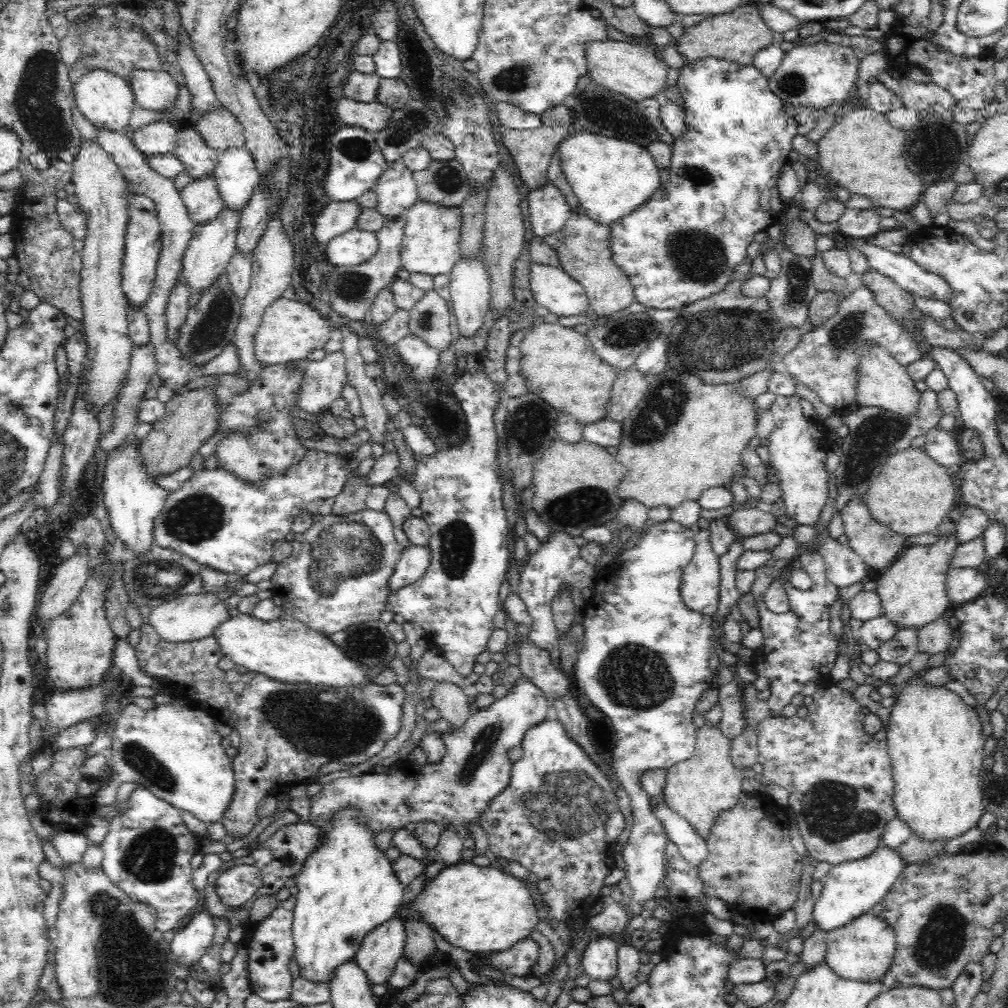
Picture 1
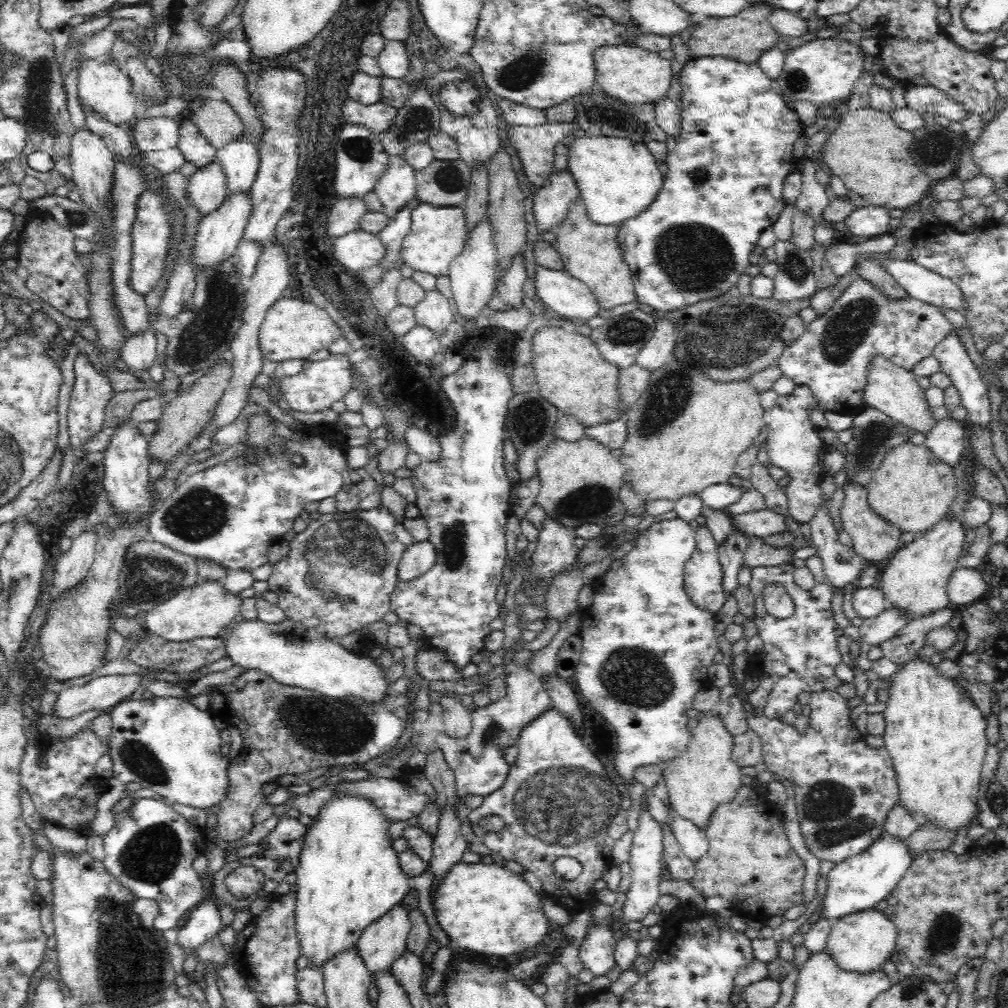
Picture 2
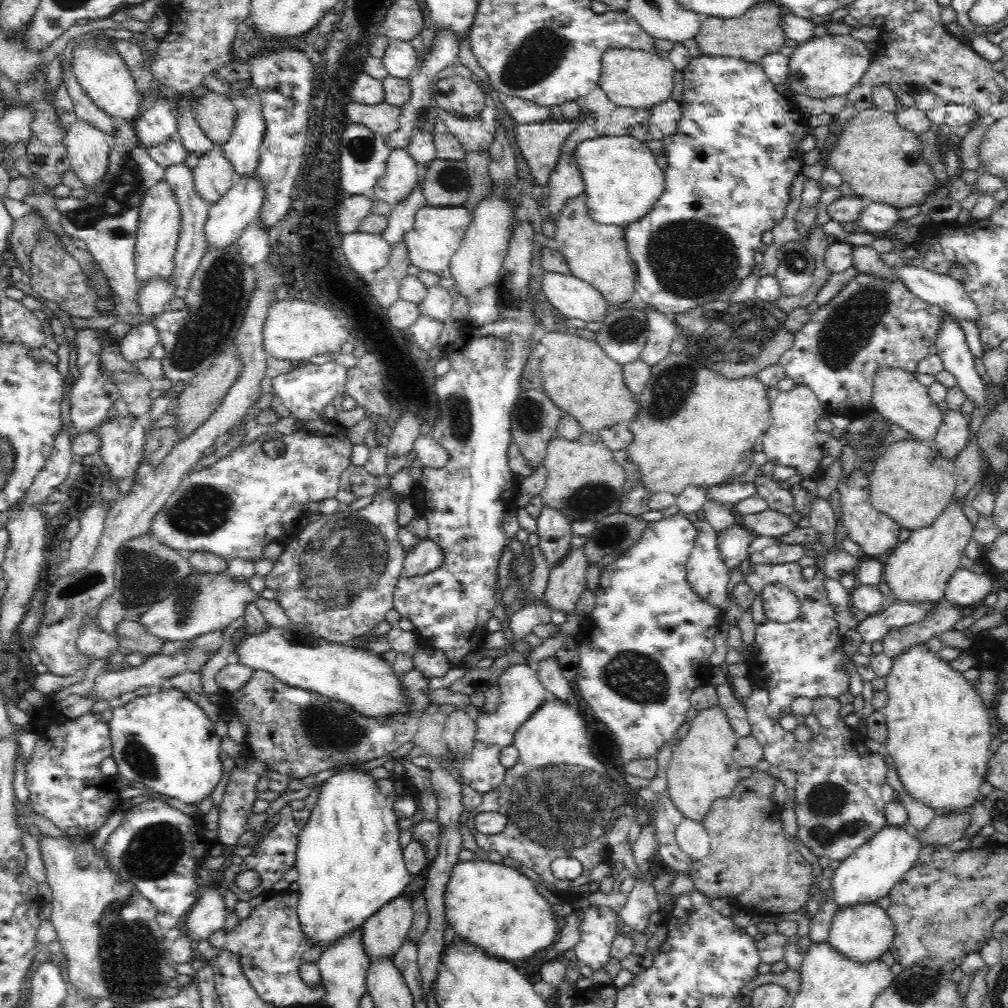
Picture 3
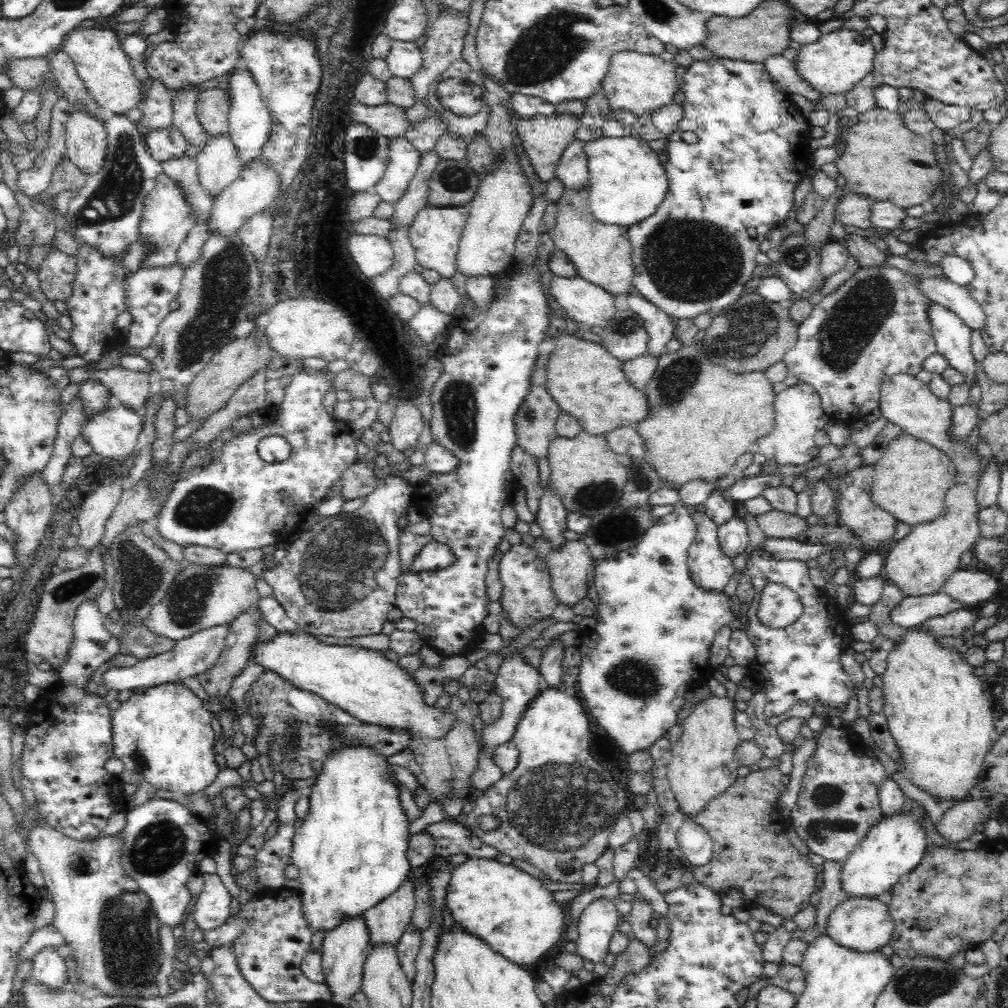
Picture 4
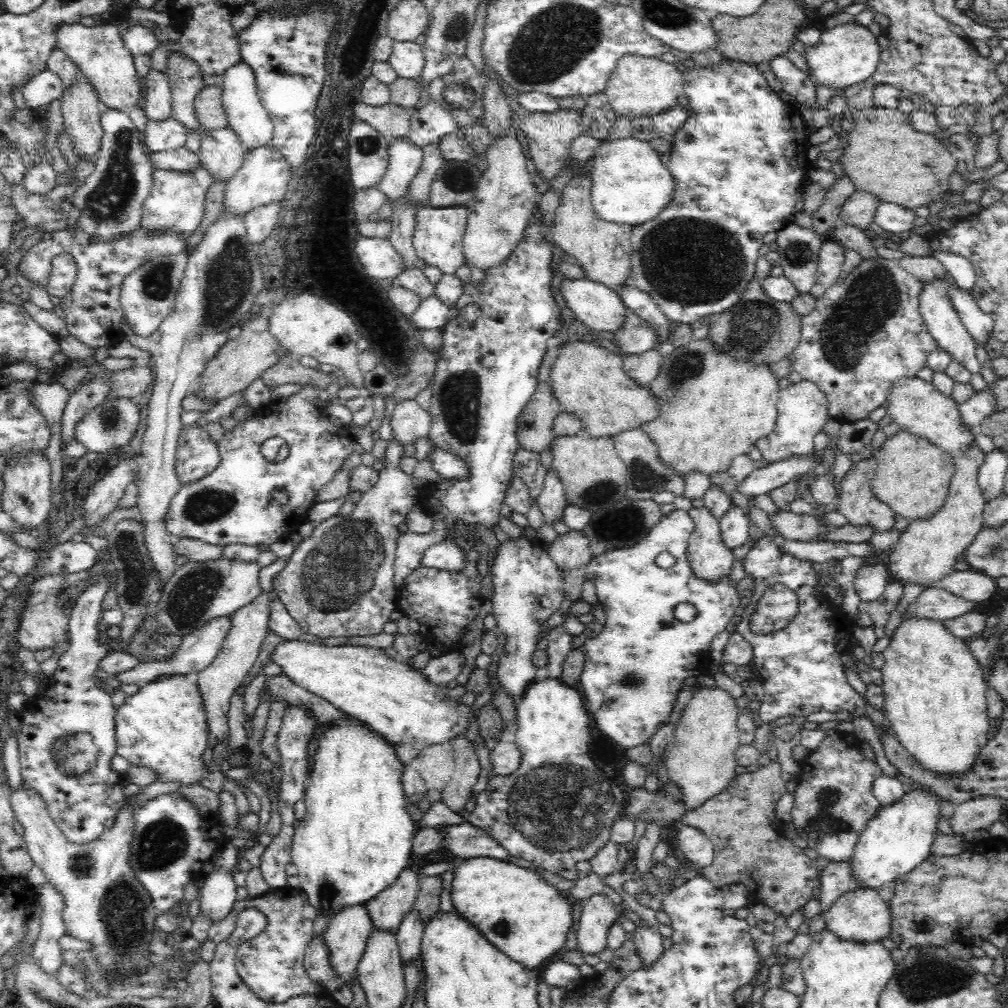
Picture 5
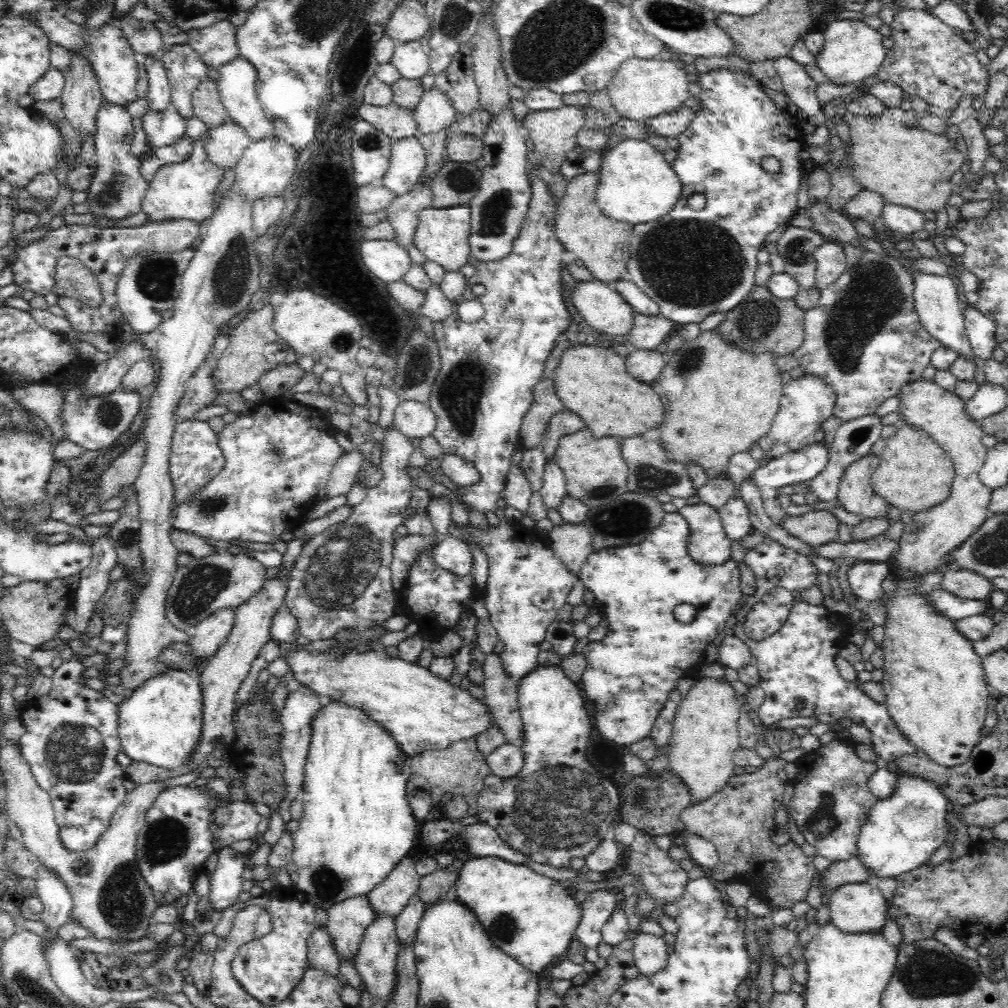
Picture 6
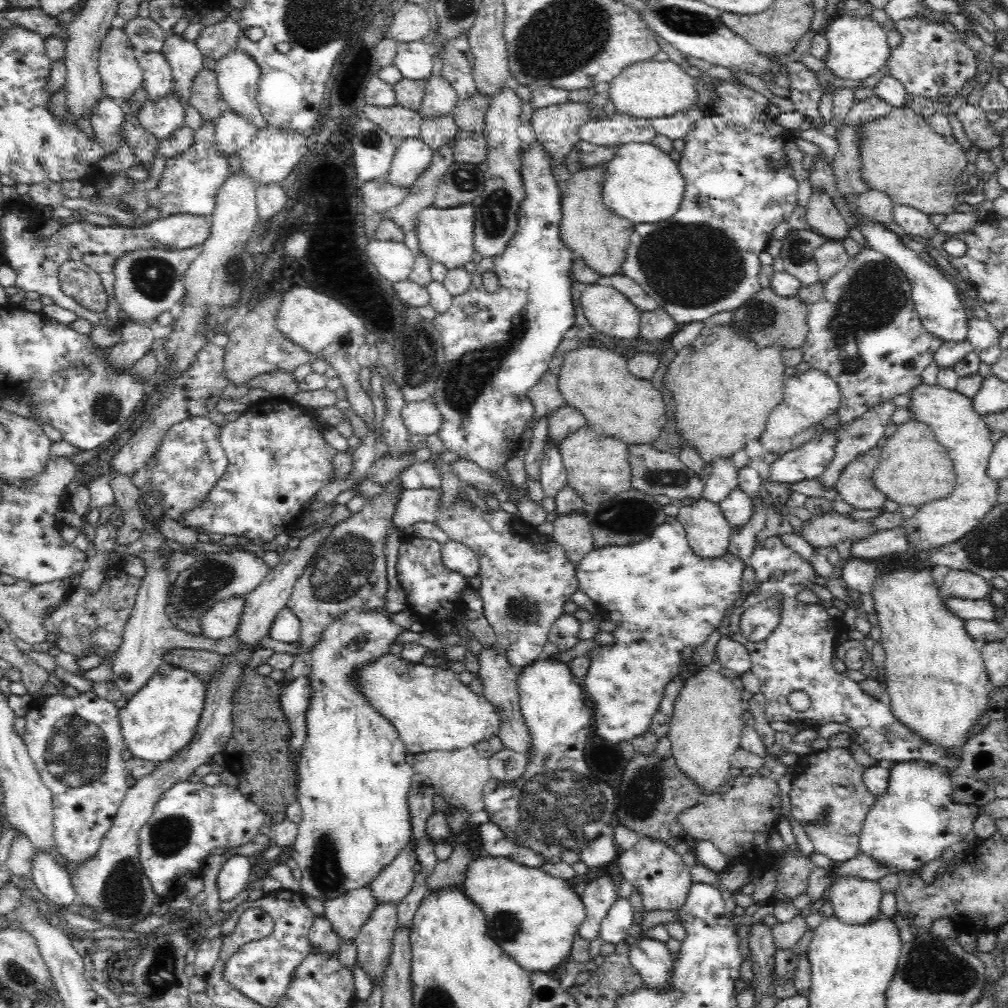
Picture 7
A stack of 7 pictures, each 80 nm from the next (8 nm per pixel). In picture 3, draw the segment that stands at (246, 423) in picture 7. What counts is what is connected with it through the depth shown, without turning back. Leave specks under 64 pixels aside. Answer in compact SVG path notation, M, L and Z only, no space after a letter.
M333 360L320 366L307 361L298 363L289 373L271 379L278 401L288 408L292 415L289 417L294 419L295 432L281 435L273 432L286 443L284 456L268 459L260 446L270 434L261 434L249 443L240 444L214 464L186 475L176 492L153 518L151 530L157 540L184 554L192 550L204 550L217 554L226 561L236 556L260 560L264 545L272 542L280 544L288 534L299 530L306 517L306 504L336 497L340 475L351 465L354 444L349 441L343 424L330 420L323 413L326 404L337 394L345 394L346 370Z

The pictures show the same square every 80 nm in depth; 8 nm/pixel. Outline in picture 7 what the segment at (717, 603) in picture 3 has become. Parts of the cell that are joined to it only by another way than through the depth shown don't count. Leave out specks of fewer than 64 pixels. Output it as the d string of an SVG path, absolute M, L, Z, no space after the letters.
M702 497L688 506L680 505L677 519L694 554L701 558L719 558L727 553L733 528L718 502Z

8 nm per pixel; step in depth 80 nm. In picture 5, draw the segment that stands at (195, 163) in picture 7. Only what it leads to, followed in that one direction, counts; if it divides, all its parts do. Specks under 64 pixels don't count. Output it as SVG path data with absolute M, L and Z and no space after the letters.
M199 158L199 166L194 171L178 172L155 170L148 199L143 203L141 228L145 230L175 230L181 238L188 238L202 222L205 214L206 195L215 182Z

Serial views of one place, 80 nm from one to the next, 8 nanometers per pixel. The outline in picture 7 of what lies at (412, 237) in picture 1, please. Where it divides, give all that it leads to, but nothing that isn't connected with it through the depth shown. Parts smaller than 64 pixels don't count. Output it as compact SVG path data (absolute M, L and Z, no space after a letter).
M469 203L449 208L424 208L417 218L417 235L419 249L433 262L439 263L448 269L464 267L472 261L475 252L473 245L473 226L475 222L474 206Z

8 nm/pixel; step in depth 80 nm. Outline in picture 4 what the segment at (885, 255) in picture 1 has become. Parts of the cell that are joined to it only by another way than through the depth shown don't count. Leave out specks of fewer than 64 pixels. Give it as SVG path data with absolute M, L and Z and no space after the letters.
M946 277L916 279L926 298L955 312L971 331L983 331L985 312L967 287L960 286Z

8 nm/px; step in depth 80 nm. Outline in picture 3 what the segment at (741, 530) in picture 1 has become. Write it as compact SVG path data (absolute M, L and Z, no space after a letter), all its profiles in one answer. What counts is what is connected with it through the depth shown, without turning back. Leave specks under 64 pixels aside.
M770 508L758 514L739 516L738 521L752 533L772 538L780 538L798 527L798 524L790 519L790 515Z

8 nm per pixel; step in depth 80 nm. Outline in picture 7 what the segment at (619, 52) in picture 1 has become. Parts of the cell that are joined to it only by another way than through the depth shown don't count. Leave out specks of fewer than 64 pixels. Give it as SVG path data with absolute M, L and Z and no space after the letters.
M667 59L663 62L644 61L624 67L607 85L610 98L618 113L628 114L628 117L640 119L663 118L674 116L677 112L688 112L698 108L698 93L696 80L692 78L683 66Z

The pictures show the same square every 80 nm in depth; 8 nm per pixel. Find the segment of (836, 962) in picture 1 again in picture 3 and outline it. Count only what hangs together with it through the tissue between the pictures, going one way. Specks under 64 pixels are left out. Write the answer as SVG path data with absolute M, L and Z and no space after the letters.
M868 902L837 909L832 916L827 941L851 962L862 964L880 958L892 946L894 936L895 924L885 909L874 902Z

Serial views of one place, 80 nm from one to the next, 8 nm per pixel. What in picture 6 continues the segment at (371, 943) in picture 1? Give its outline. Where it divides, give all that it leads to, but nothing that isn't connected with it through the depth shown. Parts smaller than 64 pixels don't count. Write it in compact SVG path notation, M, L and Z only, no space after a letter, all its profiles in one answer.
M411 856L403 857L392 872L382 878L380 884L367 895L376 916L384 914L388 917L398 917L400 910L419 890L421 876L416 873L414 864Z

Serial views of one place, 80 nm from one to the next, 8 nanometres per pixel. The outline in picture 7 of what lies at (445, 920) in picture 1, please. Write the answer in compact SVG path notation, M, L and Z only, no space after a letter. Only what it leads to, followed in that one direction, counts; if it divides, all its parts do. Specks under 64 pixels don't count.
M480 856L468 865L462 886L465 896L485 914L485 925L491 939L525 971L547 973L569 961L572 942L579 934L586 911L581 897L568 884L568 880L555 877L542 867L524 866L510 858Z

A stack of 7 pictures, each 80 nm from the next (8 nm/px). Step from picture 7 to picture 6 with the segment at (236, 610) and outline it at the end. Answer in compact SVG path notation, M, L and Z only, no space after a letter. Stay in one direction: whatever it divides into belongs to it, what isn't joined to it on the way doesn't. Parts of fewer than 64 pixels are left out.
M221 609L214 615L196 624L191 631L192 654L195 658L214 655L232 632L236 620L236 609Z

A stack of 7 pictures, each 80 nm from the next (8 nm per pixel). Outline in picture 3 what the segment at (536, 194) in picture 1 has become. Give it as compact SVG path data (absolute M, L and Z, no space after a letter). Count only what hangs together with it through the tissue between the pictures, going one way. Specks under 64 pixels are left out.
M576 150L562 153L547 185L548 204L542 206L543 218L555 219L570 199L585 193L585 183L576 163Z

